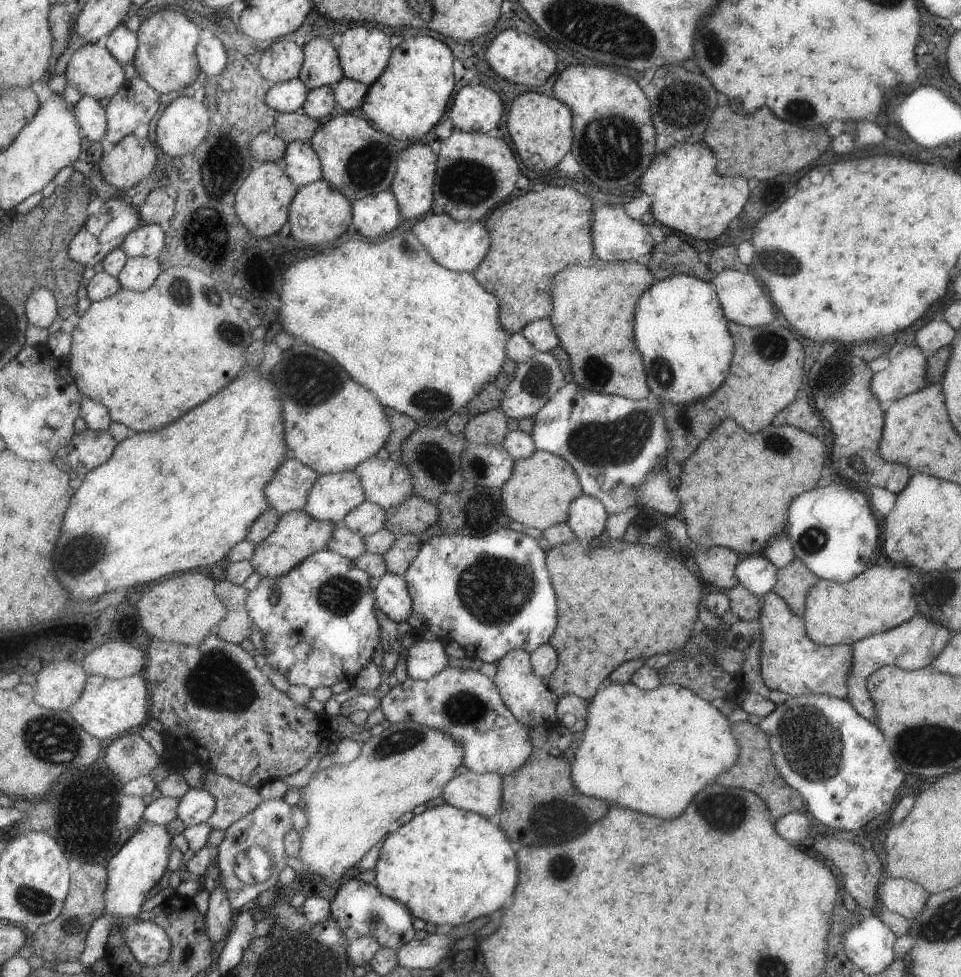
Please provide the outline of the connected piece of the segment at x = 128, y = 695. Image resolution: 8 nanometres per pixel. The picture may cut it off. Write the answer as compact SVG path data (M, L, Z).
M90 675L83 696L68 711L89 734L100 741L111 741L145 725L151 716L150 687L143 676L110 679L105 675Z

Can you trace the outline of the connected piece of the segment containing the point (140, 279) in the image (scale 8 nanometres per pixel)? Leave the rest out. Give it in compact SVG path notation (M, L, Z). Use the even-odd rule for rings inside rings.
M131 257L118 279L123 288L143 293L156 283L162 271L158 257Z

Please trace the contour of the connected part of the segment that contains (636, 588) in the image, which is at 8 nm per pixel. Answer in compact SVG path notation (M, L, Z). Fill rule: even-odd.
M574 538L569 544L547 547L547 566L551 566L555 594L559 594L559 630L555 630L555 638L551 638L549 644L563 662L563 668L558 664L551 672L548 686L559 698L575 695L589 701L599 688L597 684L601 678L605 678L613 666L631 662L631 658L651 658L653 654L677 651L689 639L691 628L697 620L701 586L695 574L689 572L677 556L673 560L671 552L661 546L610 540L610 546L605 548L591 548L591 545L587 548L586 543ZM607 574L611 574L611 584L619 588L607 588Z

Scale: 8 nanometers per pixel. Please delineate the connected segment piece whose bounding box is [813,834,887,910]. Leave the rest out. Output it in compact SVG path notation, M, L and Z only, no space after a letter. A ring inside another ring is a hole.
M831 834L831 838L819 838L813 848L817 854L821 854L833 862L835 868L839 868L839 874L843 876L843 888L851 898L863 908L879 906L878 888L887 878L886 866L883 866L883 858L875 854L875 850L865 850L855 842L855 834Z

